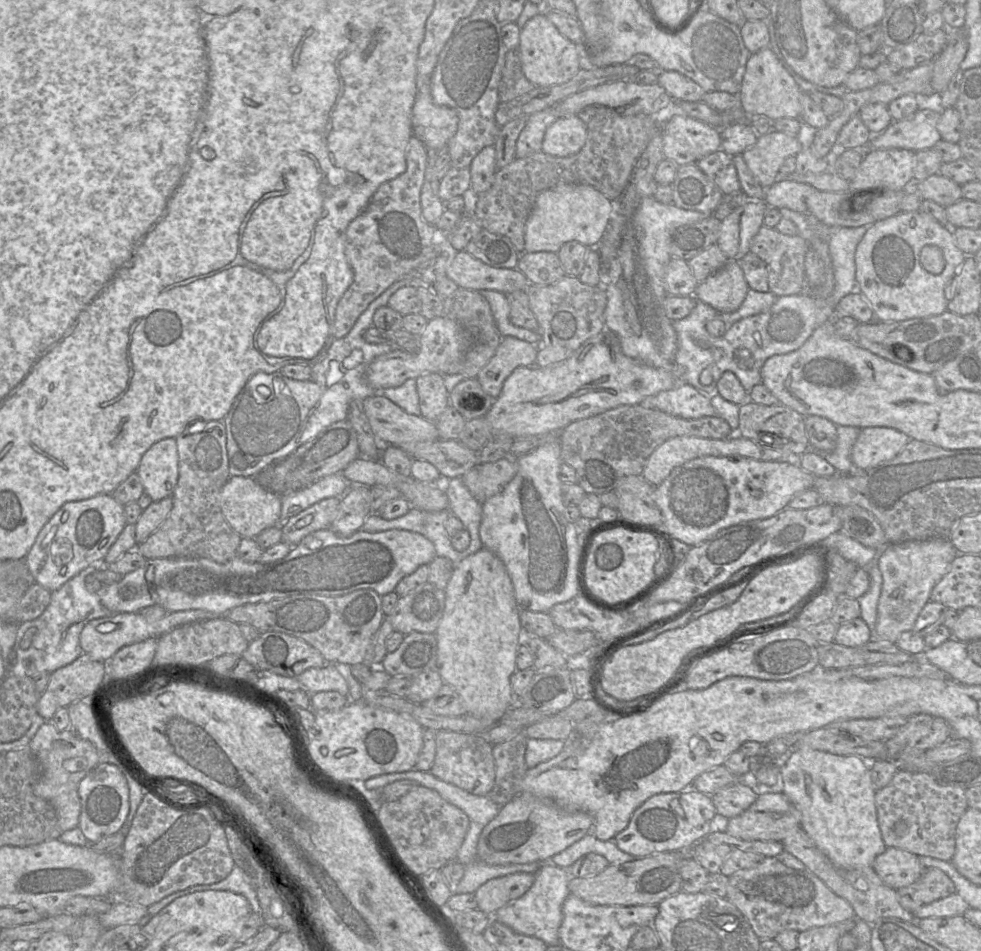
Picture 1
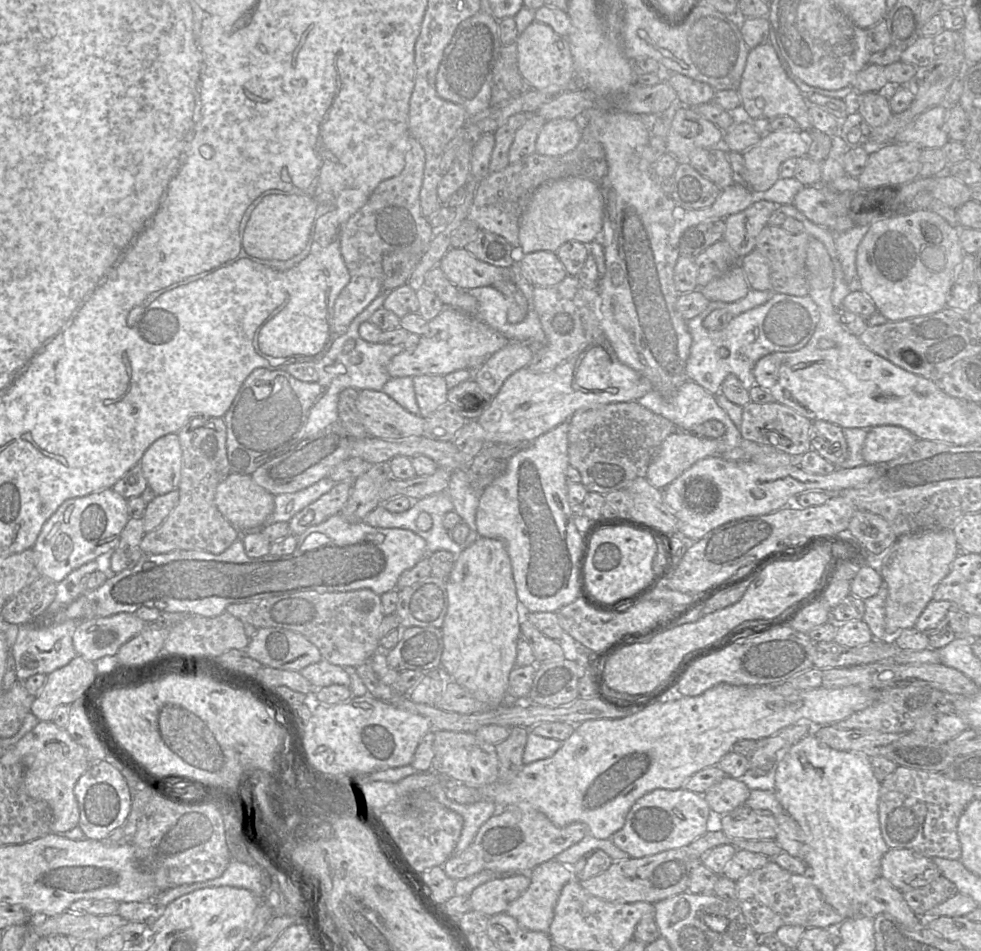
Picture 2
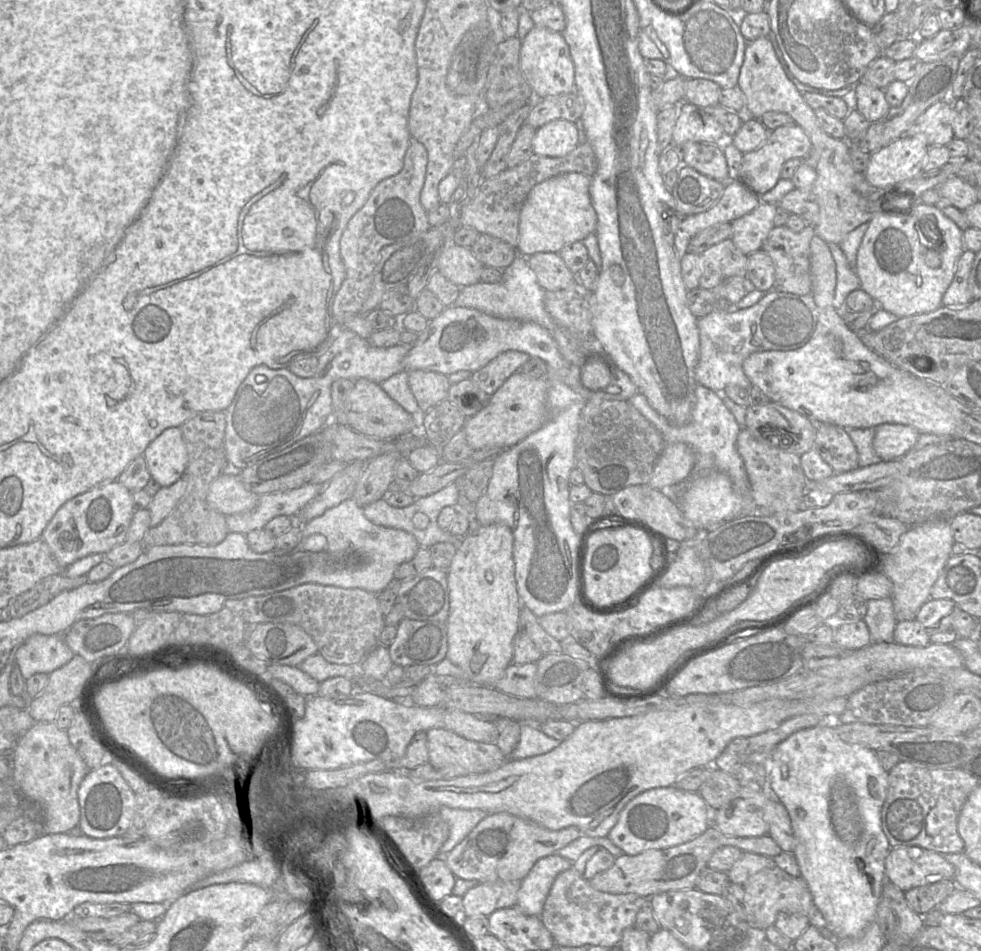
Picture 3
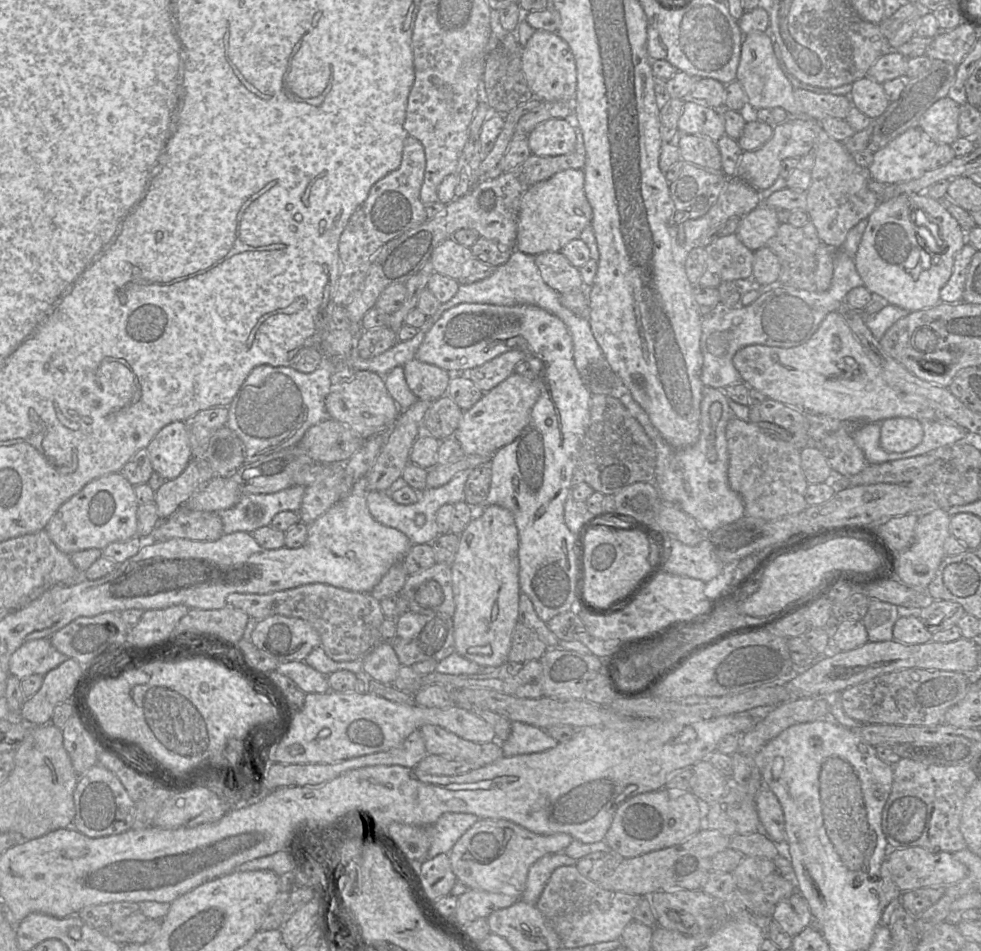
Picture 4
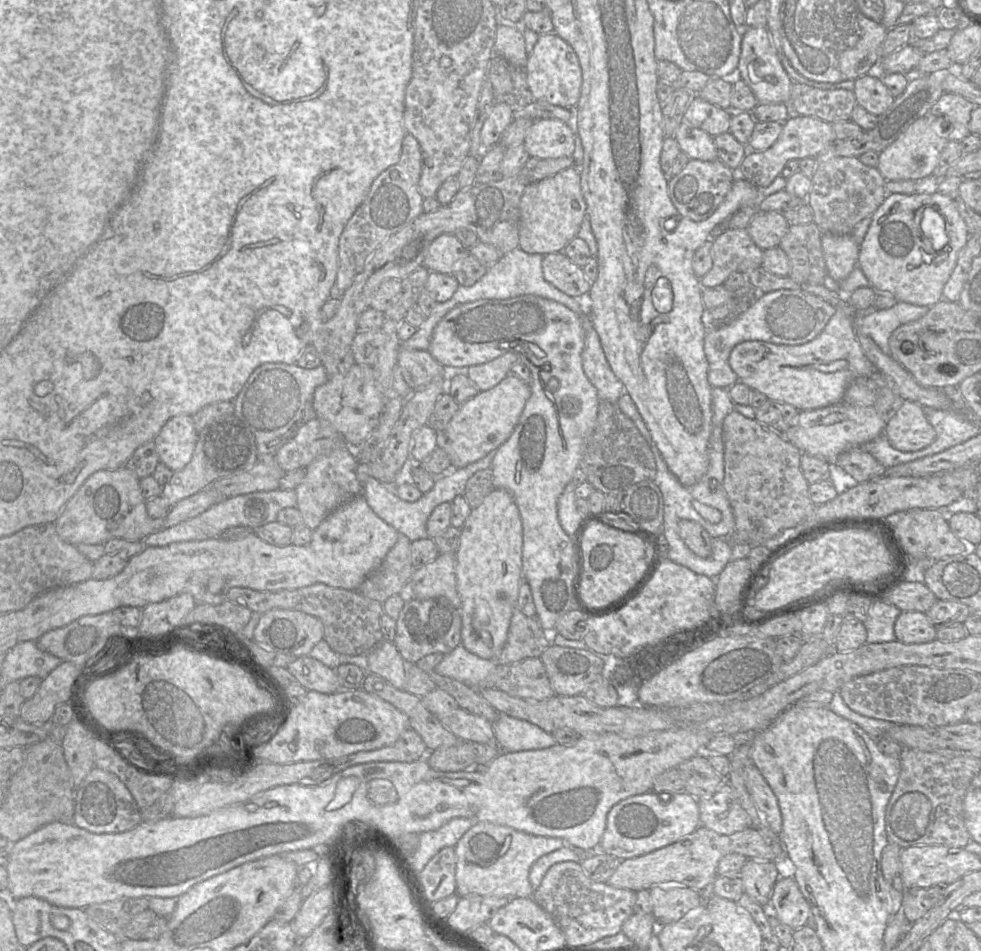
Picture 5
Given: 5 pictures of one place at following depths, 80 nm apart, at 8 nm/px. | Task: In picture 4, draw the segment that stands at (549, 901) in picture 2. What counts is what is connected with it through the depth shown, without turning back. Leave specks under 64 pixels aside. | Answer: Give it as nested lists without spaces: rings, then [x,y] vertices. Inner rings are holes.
[[[564,853],[543,856],[529,868],[525,890],[521,895],[521,900],[536,906],[553,871],[561,866],[576,866],[576,864],[576,859]]]

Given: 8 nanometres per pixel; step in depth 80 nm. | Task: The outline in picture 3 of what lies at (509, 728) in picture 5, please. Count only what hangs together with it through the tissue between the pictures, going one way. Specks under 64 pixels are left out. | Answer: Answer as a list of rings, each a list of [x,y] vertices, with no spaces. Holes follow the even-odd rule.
[[[521,723],[519,742],[507,759],[520,760],[545,754],[560,743],[561,741],[543,733],[537,723]]]

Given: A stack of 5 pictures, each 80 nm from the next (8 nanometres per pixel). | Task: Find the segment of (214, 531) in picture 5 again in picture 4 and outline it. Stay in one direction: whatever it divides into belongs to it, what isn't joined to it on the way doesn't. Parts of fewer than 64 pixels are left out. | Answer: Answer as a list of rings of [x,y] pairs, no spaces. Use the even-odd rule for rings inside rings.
[[[294,485],[271,494],[243,494],[233,507],[216,512],[222,520],[223,533],[251,533],[258,528],[269,526],[279,512],[298,512],[305,488]]]

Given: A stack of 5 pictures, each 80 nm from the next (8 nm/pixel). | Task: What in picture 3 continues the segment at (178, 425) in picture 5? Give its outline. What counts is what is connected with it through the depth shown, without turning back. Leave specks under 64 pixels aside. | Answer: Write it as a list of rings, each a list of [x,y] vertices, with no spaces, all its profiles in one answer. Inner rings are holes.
[[[170,427],[159,434],[143,452],[151,478],[160,487],[168,487],[183,475],[188,453],[180,427]]]

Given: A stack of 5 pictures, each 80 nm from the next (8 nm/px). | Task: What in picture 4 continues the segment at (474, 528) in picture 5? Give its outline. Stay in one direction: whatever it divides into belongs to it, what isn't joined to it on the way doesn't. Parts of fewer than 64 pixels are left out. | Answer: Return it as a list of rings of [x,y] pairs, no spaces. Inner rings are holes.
[[[498,505],[485,506],[483,513],[478,518],[471,519],[459,535],[459,546],[451,565],[455,601],[455,612],[452,616],[455,651],[482,668],[497,667],[507,661],[512,632],[518,622],[521,593],[518,546],[519,534],[514,517],[509,510]]]

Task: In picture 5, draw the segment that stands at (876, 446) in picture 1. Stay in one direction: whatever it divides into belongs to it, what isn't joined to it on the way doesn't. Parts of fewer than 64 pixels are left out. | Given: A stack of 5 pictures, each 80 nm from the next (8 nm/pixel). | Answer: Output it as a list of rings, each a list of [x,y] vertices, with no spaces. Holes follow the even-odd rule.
[[[902,400],[889,416],[884,433],[891,446],[902,452],[915,452],[930,445],[936,432],[924,413],[925,407]]]

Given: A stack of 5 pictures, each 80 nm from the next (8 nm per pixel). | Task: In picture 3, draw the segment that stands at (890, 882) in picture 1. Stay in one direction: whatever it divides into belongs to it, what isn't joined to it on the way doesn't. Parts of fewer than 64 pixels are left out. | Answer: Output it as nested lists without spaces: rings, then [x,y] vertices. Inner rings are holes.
[[[918,846],[891,848],[885,859],[887,881],[906,892],[941,880],[953,880],[955,868],[942,854]]]

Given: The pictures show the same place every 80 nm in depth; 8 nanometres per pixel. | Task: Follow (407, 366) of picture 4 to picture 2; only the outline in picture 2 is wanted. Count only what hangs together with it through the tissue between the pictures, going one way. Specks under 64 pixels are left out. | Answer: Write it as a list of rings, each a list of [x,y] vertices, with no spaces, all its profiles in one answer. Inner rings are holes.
[[[420,375],[412,377],[417,404],[421,417],[428,418],[439,407],[448,402],[448,387],[441,375]]]

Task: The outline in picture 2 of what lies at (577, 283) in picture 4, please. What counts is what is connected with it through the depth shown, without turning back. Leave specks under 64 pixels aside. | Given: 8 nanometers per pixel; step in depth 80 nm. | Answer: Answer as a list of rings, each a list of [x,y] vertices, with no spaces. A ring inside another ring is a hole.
[[[536,251],[525,254],[519,262],[522,275],[535,287],[551,287],[560,283],[567,272],[555,252]]]

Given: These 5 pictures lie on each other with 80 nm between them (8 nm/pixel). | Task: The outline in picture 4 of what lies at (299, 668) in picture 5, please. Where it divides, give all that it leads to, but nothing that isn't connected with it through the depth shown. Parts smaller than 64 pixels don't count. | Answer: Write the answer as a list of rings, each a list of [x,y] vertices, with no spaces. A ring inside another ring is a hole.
[[[304,661],[279,663],[277,672],[292,679],[304,693],[326,693],[330,691],[328,676],[312,668]]]

